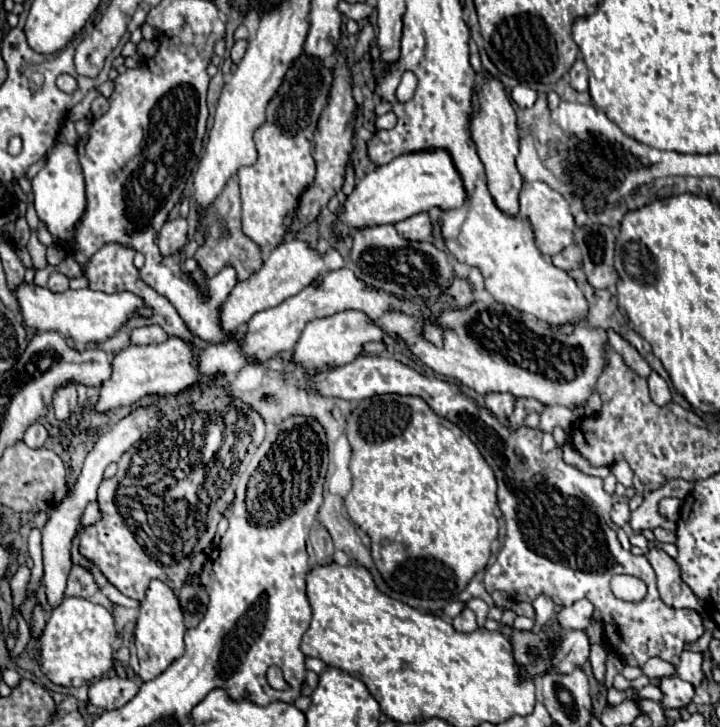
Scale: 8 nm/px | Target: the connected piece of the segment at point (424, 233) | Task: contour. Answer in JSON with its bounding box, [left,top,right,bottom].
[394,213,432,241]

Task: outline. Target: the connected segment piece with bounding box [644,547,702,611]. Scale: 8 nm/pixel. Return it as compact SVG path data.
M650 547L646 553L648 563L654 567L656 571L656 579L658 579L658 591L660 591L660 599L670 605L670 607L690 607L700 611L700 603L698 597L692 593L692 589L680 579L680 569L678 563L668 557L662 549L658 547Z

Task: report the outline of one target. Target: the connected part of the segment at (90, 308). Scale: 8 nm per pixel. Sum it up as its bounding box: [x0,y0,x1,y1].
[12,283,150,345]

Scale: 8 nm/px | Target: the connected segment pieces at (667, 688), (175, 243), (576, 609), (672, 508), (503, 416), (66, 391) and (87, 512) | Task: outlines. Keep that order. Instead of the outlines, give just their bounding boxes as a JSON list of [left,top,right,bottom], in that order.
[[660,679,694,709],[158,217,188,255],[558,599,594,629],[660,497,680,521],[486,393,516,423],[54,385,76,421],[82,503,100,525]]

